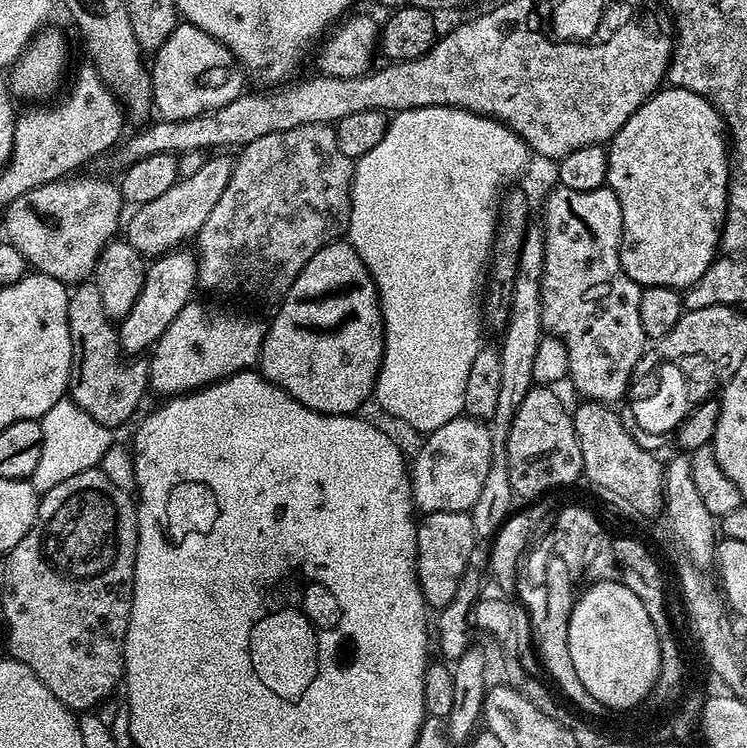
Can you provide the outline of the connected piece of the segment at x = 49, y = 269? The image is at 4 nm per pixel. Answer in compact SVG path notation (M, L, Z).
M77 175L75 178L54 180L49 184L31 189L21 197L10 202L2 212L4 217L4 232L9 244L13 244L22 255L28 259L29 265L35 271L46 274L50 278L58 278L65 286L75 286L85 283L95 273L96 263L102 250L121 231L122 216L120 211L126 208L124 197L120 195L119 187L108 180L98 177Z

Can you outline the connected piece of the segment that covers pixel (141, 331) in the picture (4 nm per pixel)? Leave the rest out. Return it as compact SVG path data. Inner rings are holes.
M184 251L167 252L147 265L140 297L118 324L120 350L125 357L136 358L155 348L162 334L166 334L166 326L170 326L170 322L174 322L174 318L178 318L179 312L193 299L192 291L198 288L196 257L191 251Z

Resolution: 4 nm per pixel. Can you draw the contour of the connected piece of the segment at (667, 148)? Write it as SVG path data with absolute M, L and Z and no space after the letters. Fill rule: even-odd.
M671 86L661 87L659 92L655 92L649 100L643 104L618 130L618 134L612 137L607 145L608 149L608 182L607 187L612 189L612 193L618 198L622 206L622 238L620 239L620 261L622 270L633 282L644 288L650 286L670 286L687 290L706 270L712 265L712 261L717 259L720 248L720 231L724 229L724 219L728 209L728 178L730 175L730 144L726 139L726 125L720 111L698 94L694 94L689 88L674 88Z

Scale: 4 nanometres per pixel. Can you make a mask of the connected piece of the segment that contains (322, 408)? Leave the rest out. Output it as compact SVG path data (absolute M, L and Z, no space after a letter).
M344 238L336 240L333 244L322 246L322 250L318 250L318 254L314 254L314 258L310 258L310 262L306 262L306 266L302 266L302 274L298 274L294 286L285 294L284 299L279 301L277 308L280 309L277 310L272 324L270 320L264 334L258 361L260 375L274 386L286 390L286 394L290 394L298 402L302 402L302 406L315 412L321 412L327 416L350 416L359 413L361 411L359 408L375 393L376 379L380 373L380 367L384 365L384 319L380 313L380 299L376 293L376 283L368 273L368 267L364 265L362 258L354 250L354 246Z

